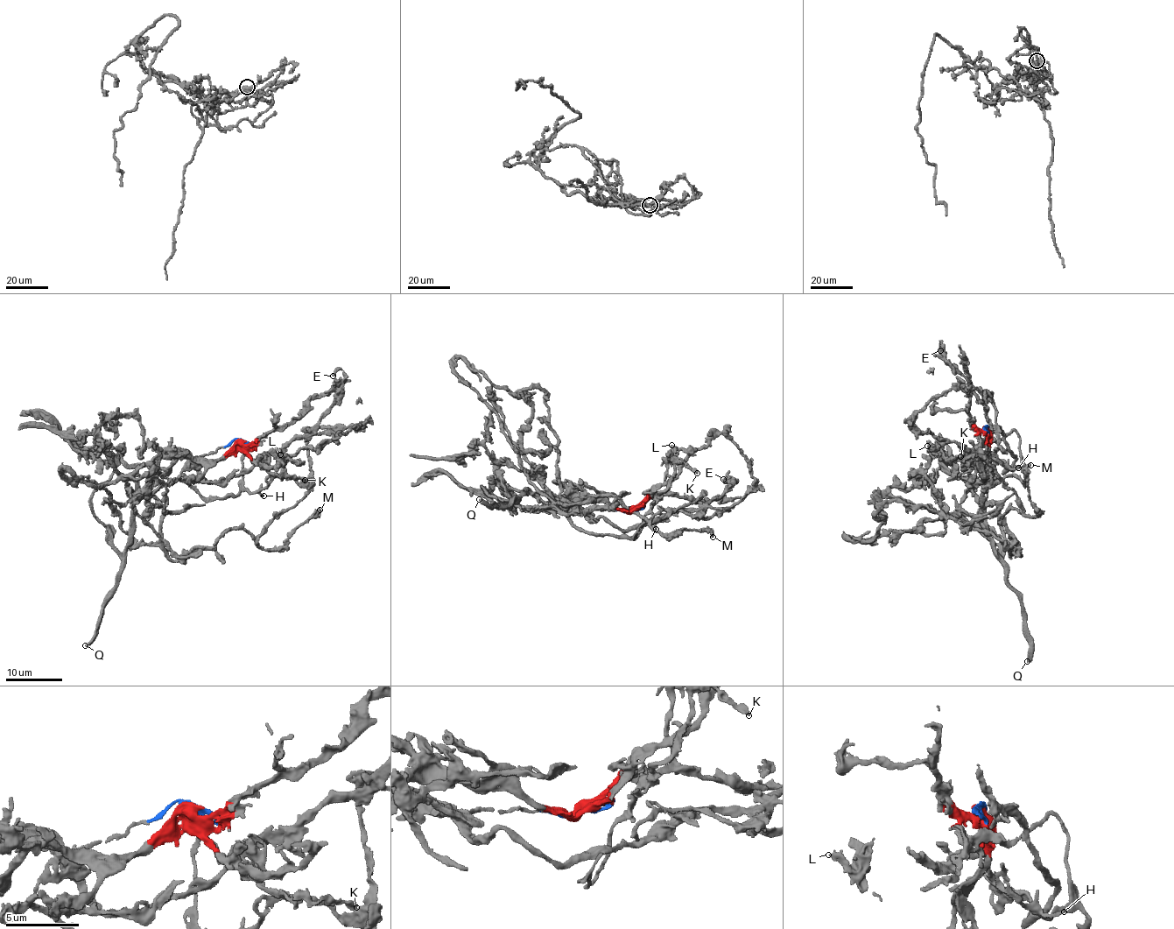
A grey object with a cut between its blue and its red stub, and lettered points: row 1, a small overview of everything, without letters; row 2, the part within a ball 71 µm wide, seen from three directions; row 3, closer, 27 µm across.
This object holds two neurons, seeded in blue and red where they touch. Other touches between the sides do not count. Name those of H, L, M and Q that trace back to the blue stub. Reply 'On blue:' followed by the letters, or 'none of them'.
On blue: H, M, Q

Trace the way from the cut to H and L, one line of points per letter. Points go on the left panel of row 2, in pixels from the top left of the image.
H: (242, 442), (233, 439), (199, 455), (173, 482), (186, 481), (201, 496), (222, 499), (244, 489), (263, 496)
L: (242, 442), (242, 449), (264, 468), (287, 460), (281, 456), (278, 459), (280, 454)

